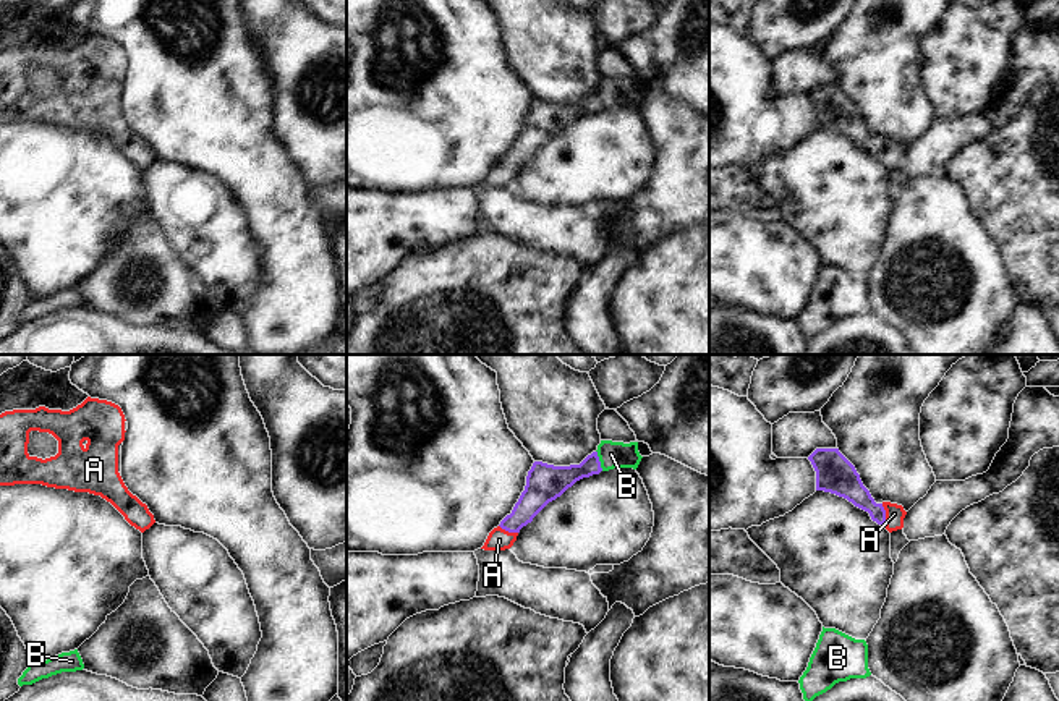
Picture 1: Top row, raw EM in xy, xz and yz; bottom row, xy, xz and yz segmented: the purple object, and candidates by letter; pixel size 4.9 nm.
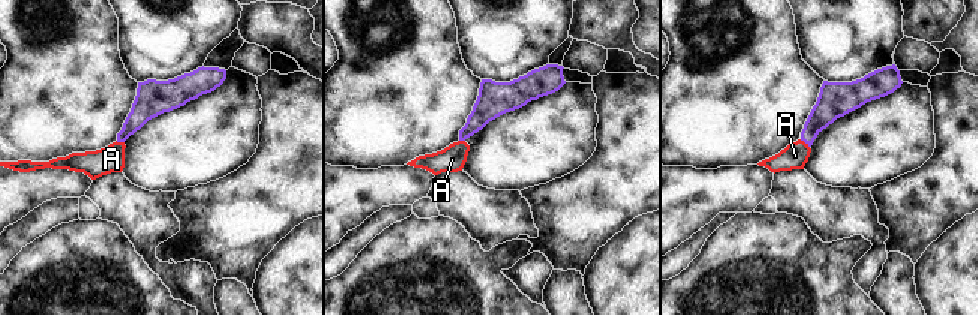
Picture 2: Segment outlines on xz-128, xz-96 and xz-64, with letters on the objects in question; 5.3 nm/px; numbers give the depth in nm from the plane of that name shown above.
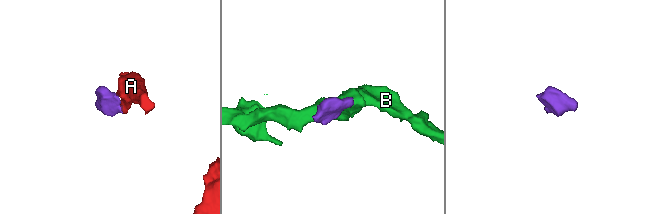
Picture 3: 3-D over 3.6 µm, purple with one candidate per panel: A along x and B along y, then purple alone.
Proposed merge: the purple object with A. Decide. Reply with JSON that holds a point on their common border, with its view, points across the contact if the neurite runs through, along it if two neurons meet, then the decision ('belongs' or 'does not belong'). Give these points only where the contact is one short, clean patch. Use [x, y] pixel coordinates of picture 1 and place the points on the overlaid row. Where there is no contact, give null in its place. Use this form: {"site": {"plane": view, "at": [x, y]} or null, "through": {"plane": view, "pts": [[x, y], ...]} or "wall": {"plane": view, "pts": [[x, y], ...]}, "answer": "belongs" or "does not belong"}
{"site": {"plane": "yz", "at": [884, 515]}, "through": {"plane": "yz", "pts": [[846, 483], [875, 510], [884, 515], [894, 514]]}, "answer": "belongs"}

